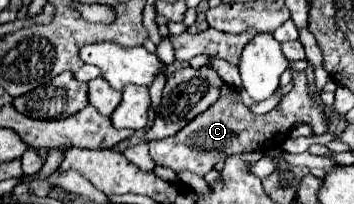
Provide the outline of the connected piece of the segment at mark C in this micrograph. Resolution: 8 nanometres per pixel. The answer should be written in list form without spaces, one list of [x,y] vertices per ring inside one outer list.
[[[293,71],[293,91],[285,93],[275,109],[271,109],[265,115],[251,113],[243,103],[233,85],[223,85],[221,97],[217,103],[213,103],[207,111],[197,115],[187,127],[183,127],[177,135],[161,139],[161,141],[149,141],[151,159],[157,165],[169,167],[175,173],[179,171],[191,171],[199,177],[205,177],[219,161],[229,159],[231,155],[239,153],[251,153],[251,151],[267,151],[279,147],[289,131],[299,123],[309,123],[313,127],[315,135],[323,135],[327,131],[327,121],[323,115],[321,105],[309,95],[307,91],[307,79],[303,73]]]

